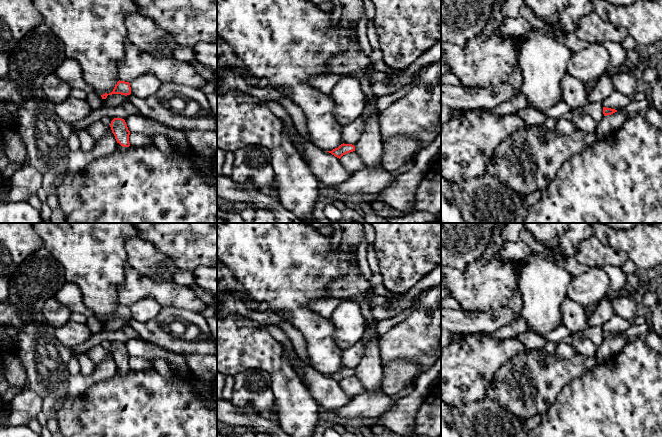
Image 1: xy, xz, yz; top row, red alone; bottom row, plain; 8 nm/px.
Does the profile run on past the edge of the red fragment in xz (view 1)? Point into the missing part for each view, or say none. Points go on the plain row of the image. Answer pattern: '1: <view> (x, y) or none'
1: none

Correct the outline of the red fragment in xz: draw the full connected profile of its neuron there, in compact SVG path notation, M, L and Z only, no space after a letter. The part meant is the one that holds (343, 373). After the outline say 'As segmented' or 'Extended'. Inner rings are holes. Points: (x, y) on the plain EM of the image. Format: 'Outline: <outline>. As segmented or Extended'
Outline: M341 368L338 372L333 373L332 375L327 375L334 379L337 382L341 382L343 379L355 375L355 370L352 368Z. As segmented

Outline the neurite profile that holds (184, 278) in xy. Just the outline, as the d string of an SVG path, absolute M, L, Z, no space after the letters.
M178 270L173 275L173 281L175 283L178 283L178 284L184 285L184 286L191 286L191 285L195 284L193 273L181 271L181 270Z

